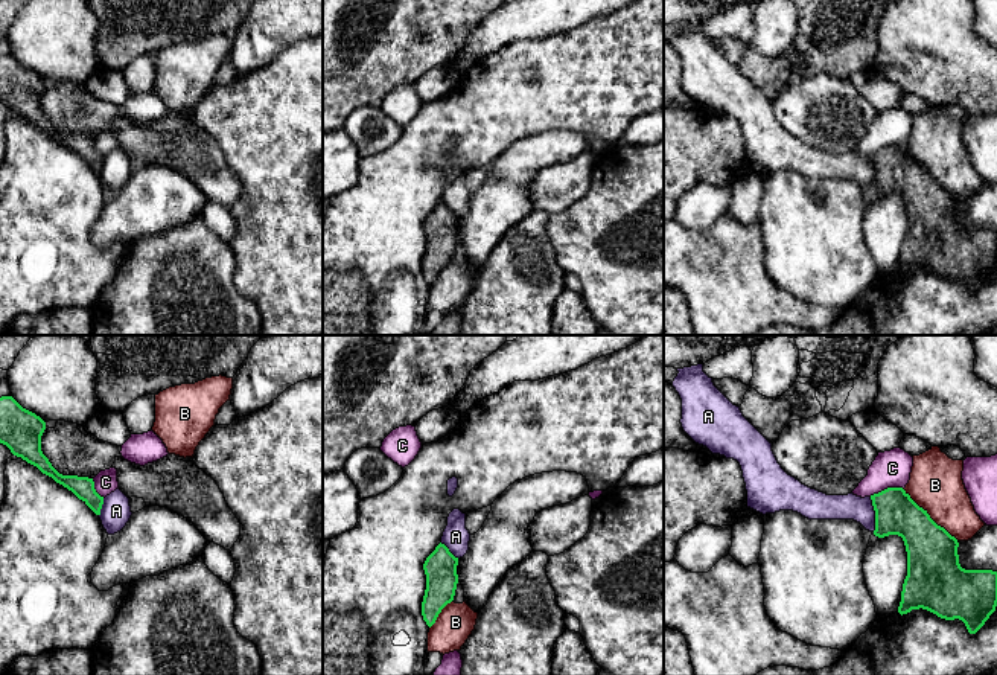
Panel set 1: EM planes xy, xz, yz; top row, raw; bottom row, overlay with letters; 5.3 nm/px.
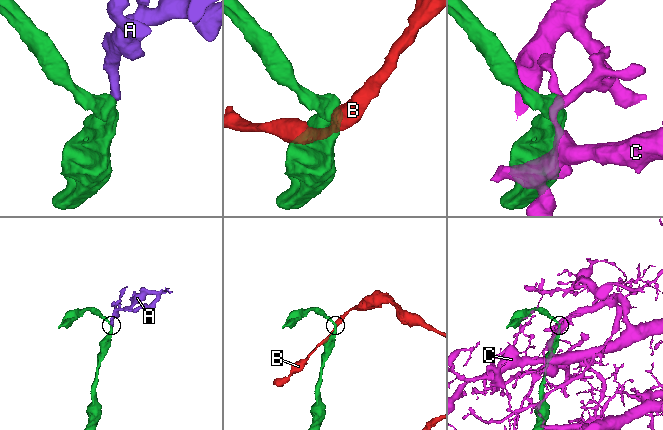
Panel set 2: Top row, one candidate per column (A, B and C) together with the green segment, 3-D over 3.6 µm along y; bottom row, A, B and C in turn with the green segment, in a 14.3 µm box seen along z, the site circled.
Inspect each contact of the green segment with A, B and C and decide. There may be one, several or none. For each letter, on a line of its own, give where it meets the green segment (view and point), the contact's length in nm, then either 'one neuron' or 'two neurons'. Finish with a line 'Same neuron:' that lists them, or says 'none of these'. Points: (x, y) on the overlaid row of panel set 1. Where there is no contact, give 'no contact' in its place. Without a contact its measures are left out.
A: yz (875, 515) | 190 nm | two neurons
B: yz (929, 517) | 400 nm | two neurons
C: yz (888, 488) | 190 nm | two neurons
Same neuron: none of these

